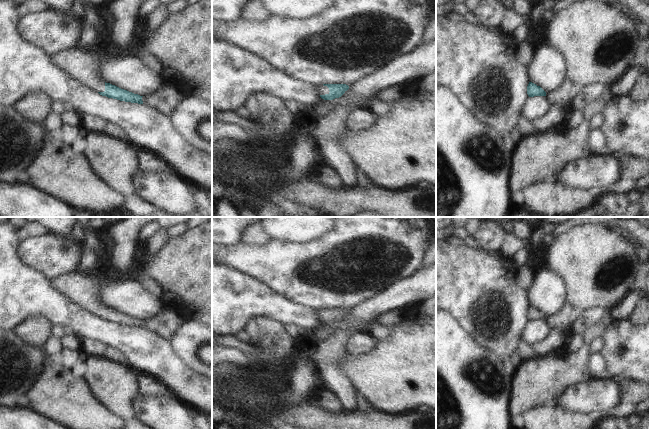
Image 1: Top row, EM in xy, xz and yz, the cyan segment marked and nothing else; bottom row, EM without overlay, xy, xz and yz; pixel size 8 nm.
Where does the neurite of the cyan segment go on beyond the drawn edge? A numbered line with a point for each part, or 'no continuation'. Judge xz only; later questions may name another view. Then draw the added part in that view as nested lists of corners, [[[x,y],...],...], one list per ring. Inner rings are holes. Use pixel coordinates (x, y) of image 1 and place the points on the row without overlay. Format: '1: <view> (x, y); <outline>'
1: xz (321, 313); [[[318,308],[316,309],[317,312],[317,316],[319,317],[319,319],[325,319],[325,318],[329,318],[329,312],[327,310]]]

